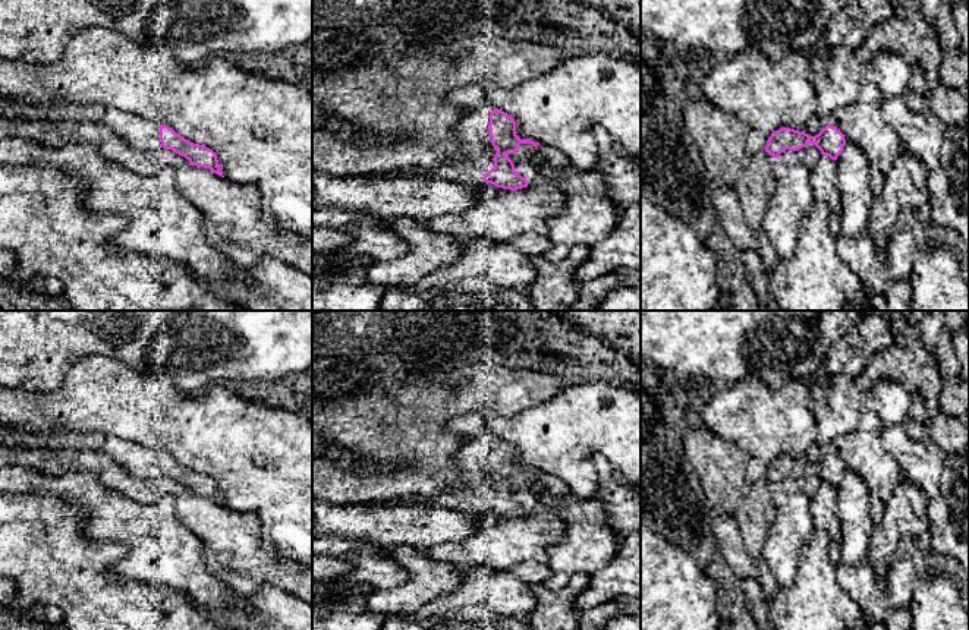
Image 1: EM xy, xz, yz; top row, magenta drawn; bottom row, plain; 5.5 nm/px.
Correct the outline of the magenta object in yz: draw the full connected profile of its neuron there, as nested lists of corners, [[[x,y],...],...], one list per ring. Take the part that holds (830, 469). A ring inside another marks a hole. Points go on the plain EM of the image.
[[[827,453],[818,463],[809,464],[790,456],[781,456],[771,462],[767,469],[765,481],[778,486],[786,478],[799,479],[800,476],[814,472],[822,483],[837,488],[846,473],[844,463],[831,453]]]

